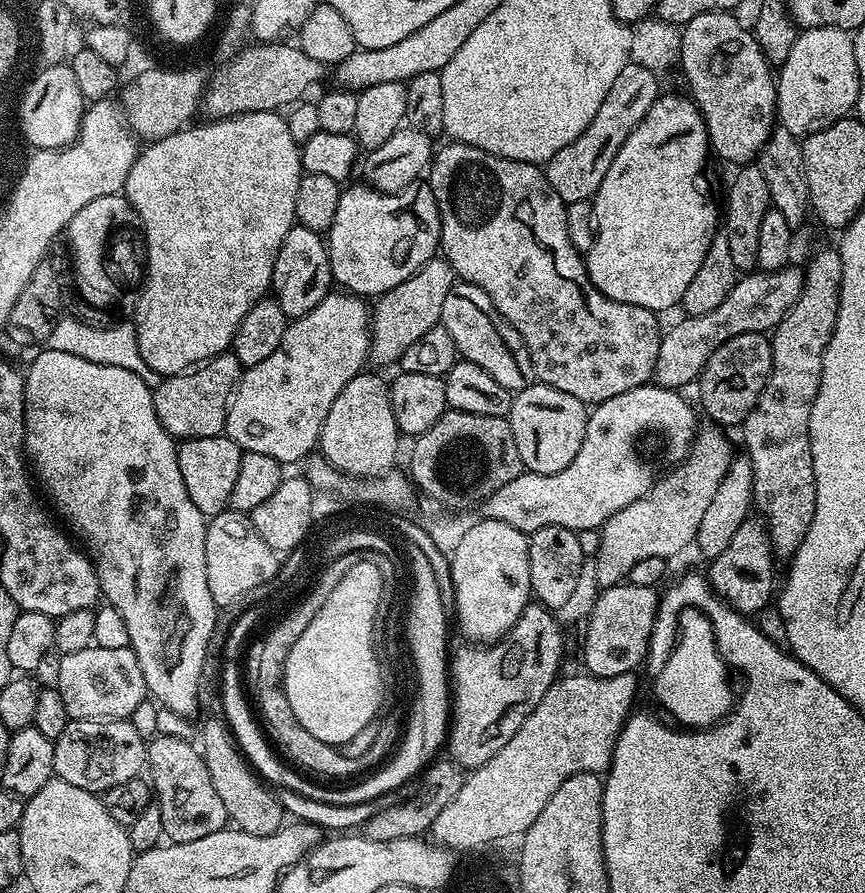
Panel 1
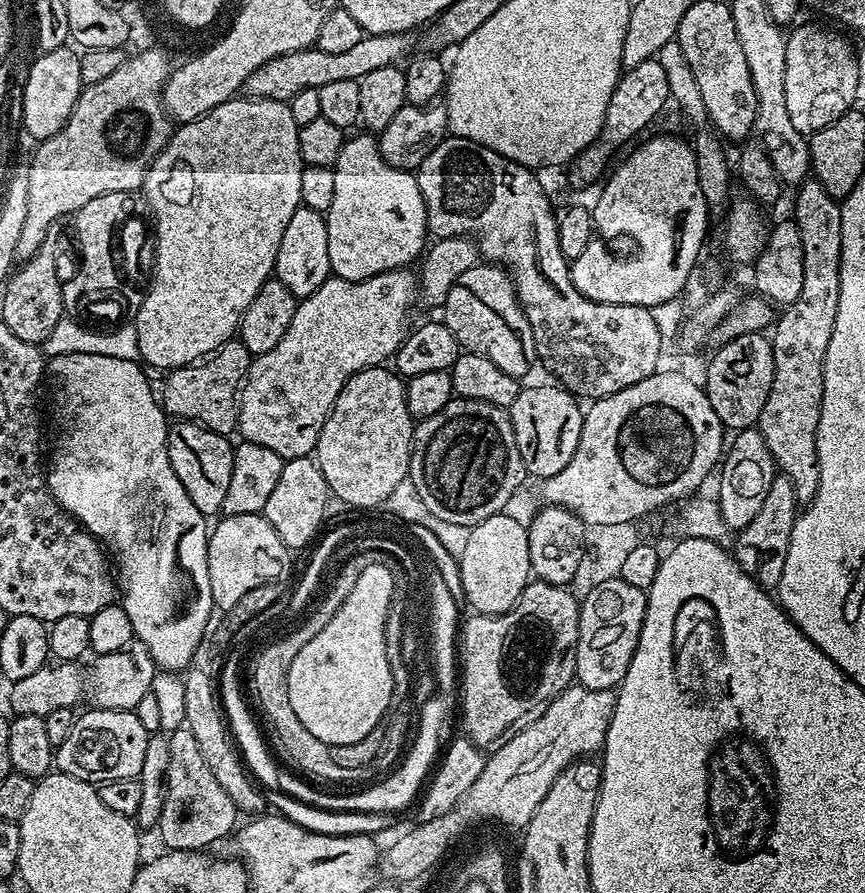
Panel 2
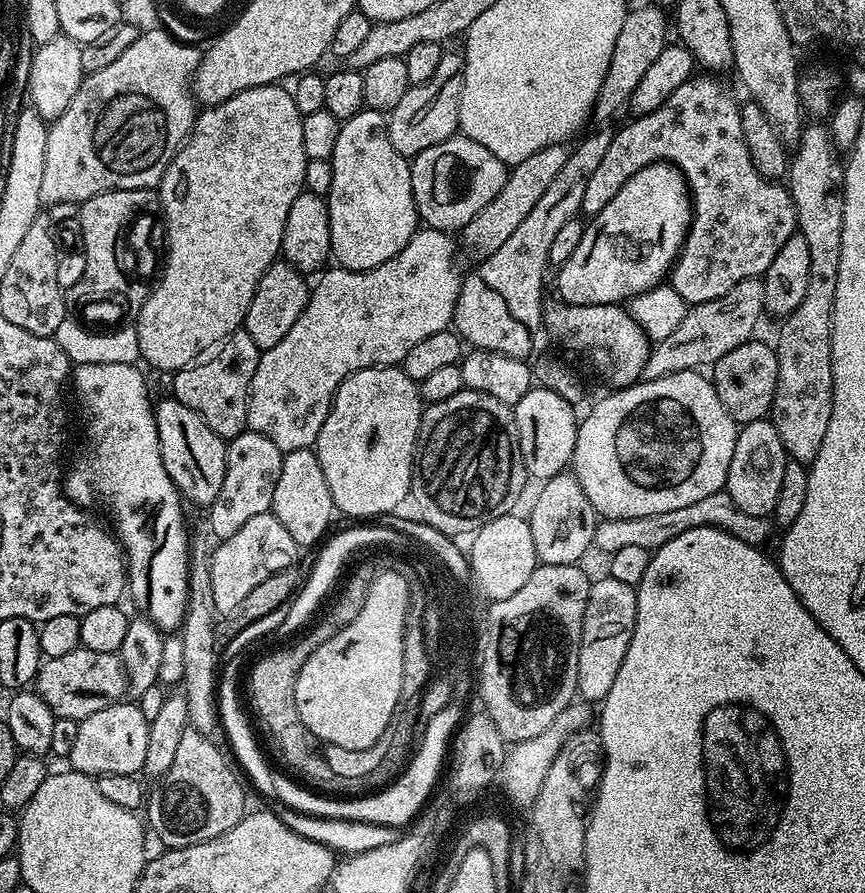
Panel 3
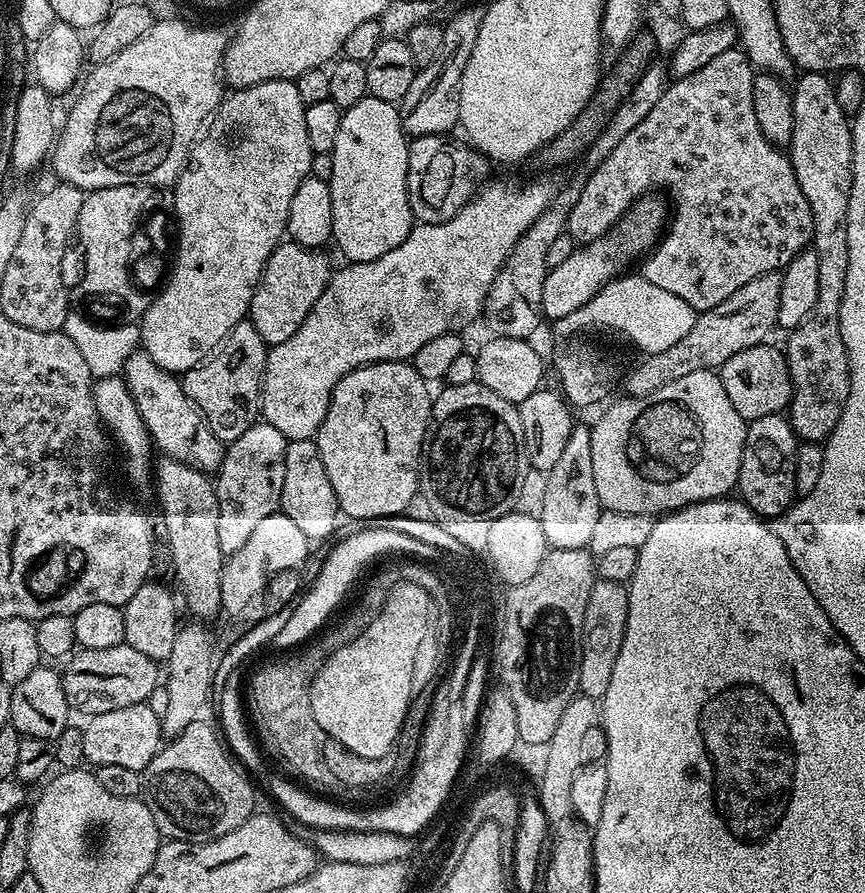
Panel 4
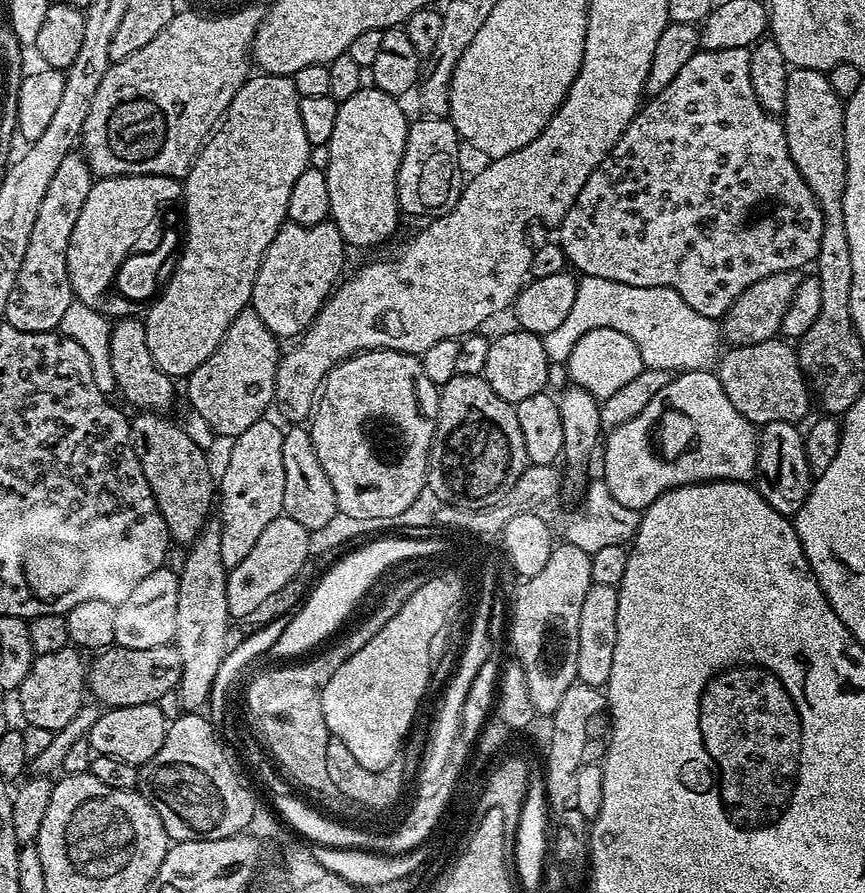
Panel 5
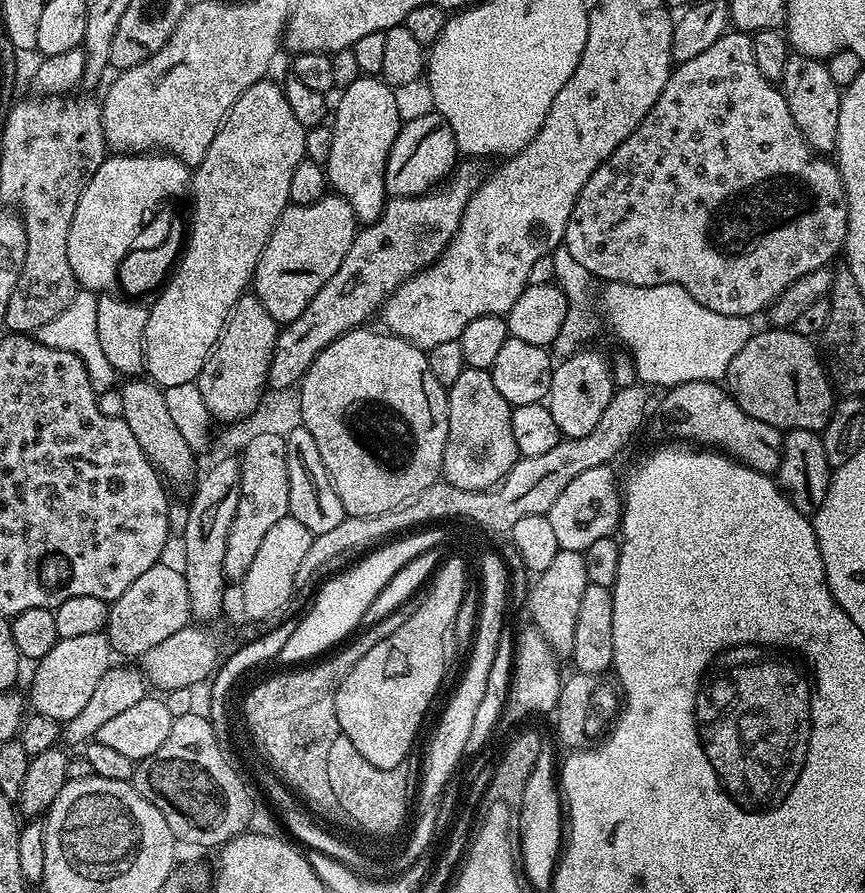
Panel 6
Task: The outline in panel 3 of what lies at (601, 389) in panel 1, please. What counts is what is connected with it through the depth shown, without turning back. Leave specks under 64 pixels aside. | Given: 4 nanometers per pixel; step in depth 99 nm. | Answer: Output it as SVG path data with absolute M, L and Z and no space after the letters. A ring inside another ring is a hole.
M457 134L422 154L411 157L412 193L417 217L427 227L449 234L461 230L472 221L477 212L502 190L508 181L509 169L486 146L478 146L470 137ZM563 302L549 303L542 317L543 327L565 348L581 356L613 389L628 388L644 375L650 341L631 311L620 304L578 306Z

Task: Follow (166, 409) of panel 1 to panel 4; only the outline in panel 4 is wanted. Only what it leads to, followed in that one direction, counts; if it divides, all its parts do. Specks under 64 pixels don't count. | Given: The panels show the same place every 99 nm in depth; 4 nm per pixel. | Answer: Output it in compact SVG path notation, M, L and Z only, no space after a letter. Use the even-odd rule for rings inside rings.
M245 318L230 330L218 351L207 362L183 373L184 393L192 399L204 416L210 430L222 442L242 438L260 416L260 381L268 361L269 345L254 330L251 320Z

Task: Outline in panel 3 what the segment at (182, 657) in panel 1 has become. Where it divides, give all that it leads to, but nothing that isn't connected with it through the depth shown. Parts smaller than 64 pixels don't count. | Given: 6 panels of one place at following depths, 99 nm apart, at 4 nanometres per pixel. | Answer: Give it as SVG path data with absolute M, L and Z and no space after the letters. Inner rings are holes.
M102 362L75 365L71 373L71 387L76 387L84 420L88 423L84 428L88 442L74 456L80 464L80 497L75 502L85 510L95 509L95 504L100 503L108 511L111 527L123 544L128 561L127 591L130 596L132 592L138 603L144 604L143 611L161 632L171 634L183 625L188 613L188 524L184 521L181 494L170 474L166 474L166 466L162 466L154 404L151 399L148 401L148 384L138 369L136 364Z

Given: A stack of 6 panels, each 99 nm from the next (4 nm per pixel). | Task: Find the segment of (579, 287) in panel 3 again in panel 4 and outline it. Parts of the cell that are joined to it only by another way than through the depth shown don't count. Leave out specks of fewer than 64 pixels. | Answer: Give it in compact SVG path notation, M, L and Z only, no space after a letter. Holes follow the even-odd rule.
M656 198L637 200L606 235L588 245L577 247L570 258L566 258L566 262L548 269L540 302L540 311L545 321L566 318L566 314L574 314L574 310L586 306L586 302L590 302L598 290L625 271L624 266L630 260L638 260L656 246L666 224L666 204L663 199L652 199Z

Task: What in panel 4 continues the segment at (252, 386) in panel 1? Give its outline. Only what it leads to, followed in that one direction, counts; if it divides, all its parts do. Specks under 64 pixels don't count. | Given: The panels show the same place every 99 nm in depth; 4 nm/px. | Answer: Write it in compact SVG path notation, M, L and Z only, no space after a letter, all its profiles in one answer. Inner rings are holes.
M494 180L485 183L480 191L473 196L472 201L466 206L462 206L462 210L458 210L458 214L454 214L454 218L441 224L417 223L410 230L408 237L398 246L394 246L394 250L382 254L382 258L374 258L370 262L358 262L357 264L348 262L343 265L345 268L337 267L333 271L332 277L328 279L328 285L324 287L318 298L318 302L314 302L310 314L306 314L306 322L302 322L302 326L298 326L298 330L294 330L294 334L290 334L290 338L286 338L286 342L269 347L268 361L264 367L264 379L260 381L260 416L263 423L274 426L274 430L280 430L288 441L313 439L320 431L322 422L326 418L326 410L334 386L343 376L350 374L356 368L361 368L367 364L377 364L383 360L411 361L412 356L418 354L418 349L425 342L430 342L430 338L438 338L438 334L446 334L447 332L459 333L463 324L470 323L476 315L481 315L484 312L484 301L488 299L488 291L494 282L498 269L508 261L508 255L512 253L514 246L520 241L520 236L526 234L528 227L547 210L554 195L554 187L552 188L552 184L548 180L532 180L524 186L517 184L514 180Z

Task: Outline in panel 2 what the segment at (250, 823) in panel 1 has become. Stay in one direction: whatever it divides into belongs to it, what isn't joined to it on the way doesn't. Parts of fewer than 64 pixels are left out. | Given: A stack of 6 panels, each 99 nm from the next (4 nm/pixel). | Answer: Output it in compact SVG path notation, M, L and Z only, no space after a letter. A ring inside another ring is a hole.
M192 666L183 673L184 679L184 720L183 723L194 734L194 742L198 742L198 750L202 750L202 758L210 772L217 779L226 794L230 795L237 811L248 814L261 813L266 806L265 795L249 778L237 745L230 739L228 721L224 715L223 702L213 677L203 667Z

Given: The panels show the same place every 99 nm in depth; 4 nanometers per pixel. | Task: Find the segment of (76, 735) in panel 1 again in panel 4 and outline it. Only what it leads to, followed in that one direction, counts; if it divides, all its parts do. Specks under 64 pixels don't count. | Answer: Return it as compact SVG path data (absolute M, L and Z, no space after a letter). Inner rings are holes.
M147 702L98 714L87 723L82 728L82 750L85 761L96 768L126 766L143 773L145 766L156 757L162 747L160 717L154 714L154 710L150 710Z

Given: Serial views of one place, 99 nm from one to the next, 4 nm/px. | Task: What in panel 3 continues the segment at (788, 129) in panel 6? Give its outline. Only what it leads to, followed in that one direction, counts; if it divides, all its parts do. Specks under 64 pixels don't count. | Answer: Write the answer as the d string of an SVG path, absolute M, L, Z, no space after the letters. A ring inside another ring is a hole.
M696 74L691 80L682 82L662 106L653 112L637 115L625 128L616 128L602 163L590 174L586 194L582 198L581 213L585 217L596 216L638 170L661 162L672 164L688 183L692 197L692 221L684 244L676 257L670 273L670 286L683 298L685 305L710 302L722 298L738 282L763 277L764 271L774 262L774 254L782 250L786 238L797 235L796 204L792 193L783 183L768 180L754 166L750 150L746 150L746 138L742 134L741 105L728 93L723 79L712 74Z

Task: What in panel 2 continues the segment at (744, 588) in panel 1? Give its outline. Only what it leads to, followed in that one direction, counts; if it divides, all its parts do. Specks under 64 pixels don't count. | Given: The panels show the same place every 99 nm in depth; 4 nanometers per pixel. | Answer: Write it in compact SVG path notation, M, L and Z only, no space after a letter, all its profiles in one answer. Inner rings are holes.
M777 474L772 479L770 494L766 494L766 502L762 502L762 510L758 510L758 514L746 527L739 529L737 536L740 537L736 540L734 558L740 569L753 577L765 590L774 590L784 579L788 536L792 533L792 527L798 522L796 508L798 509L798 501L790 478Z

